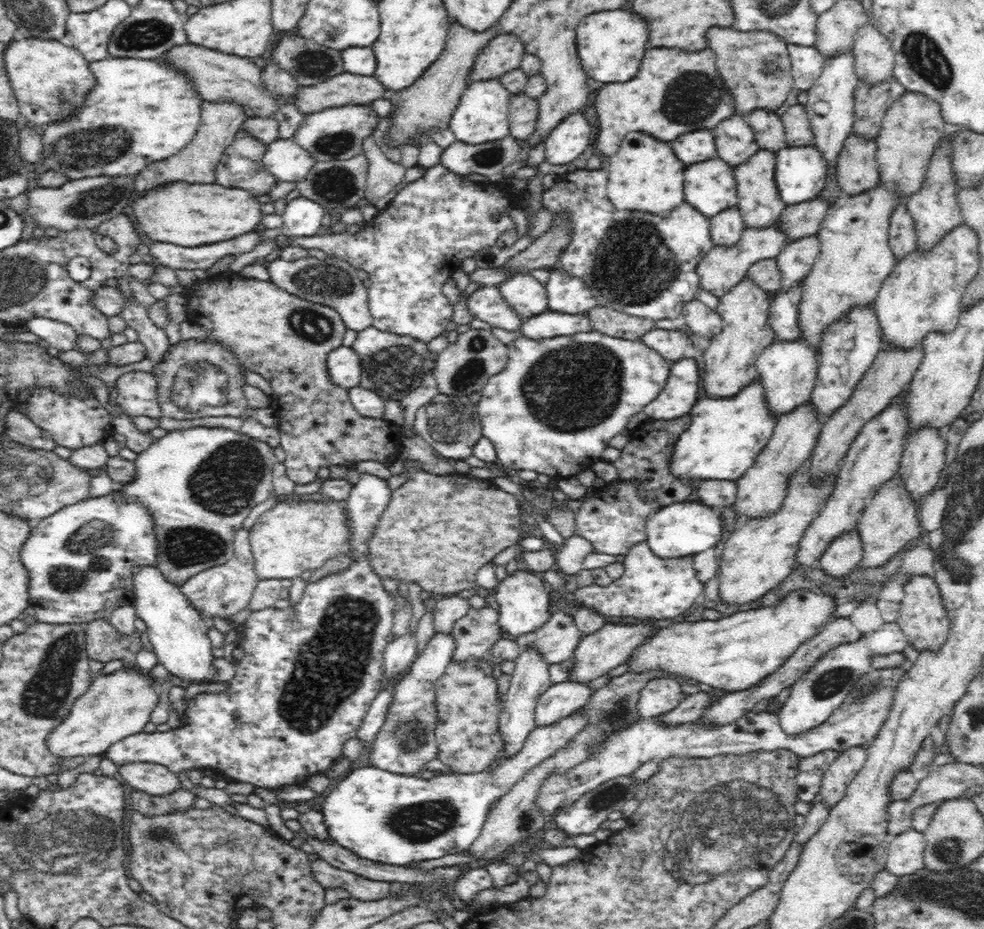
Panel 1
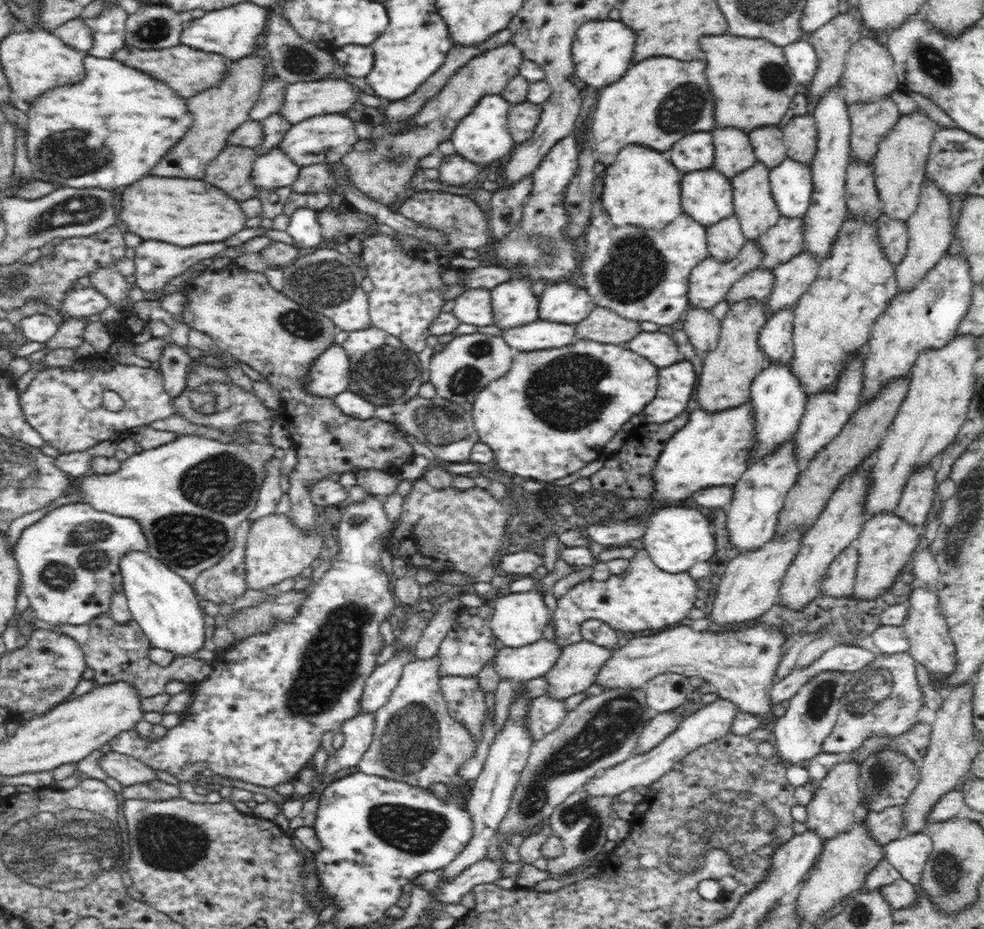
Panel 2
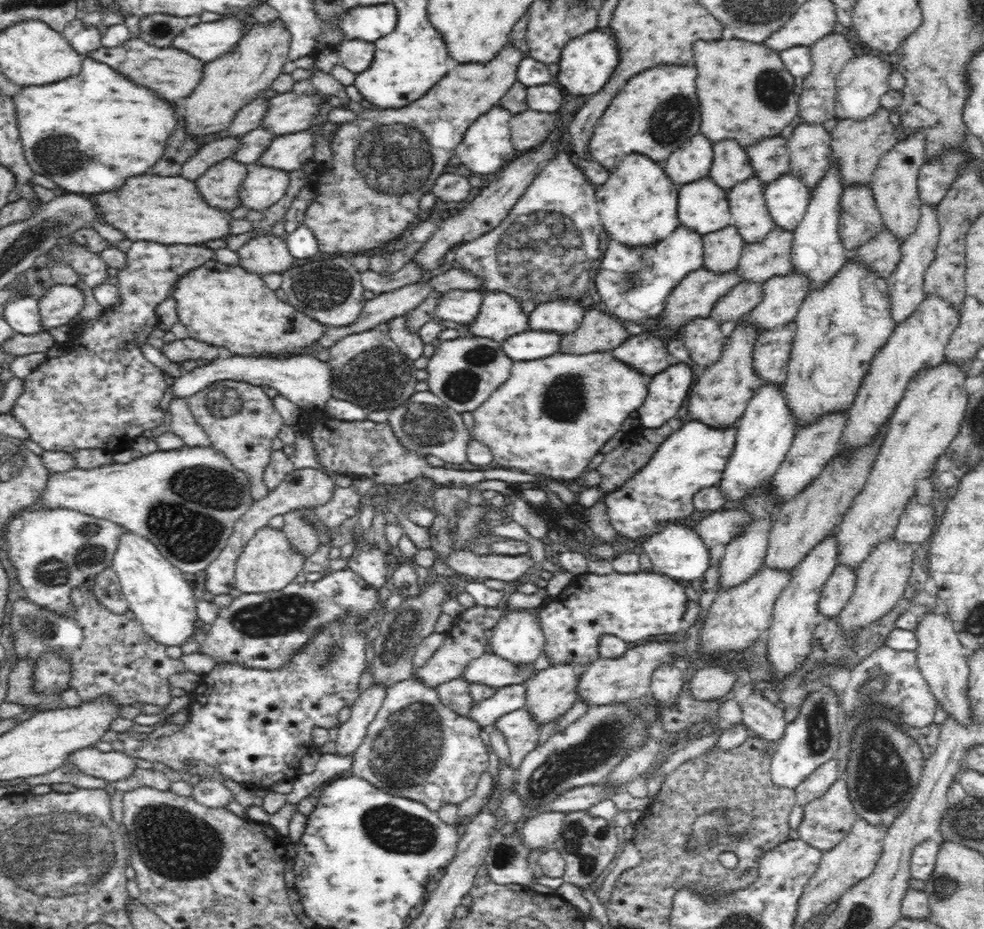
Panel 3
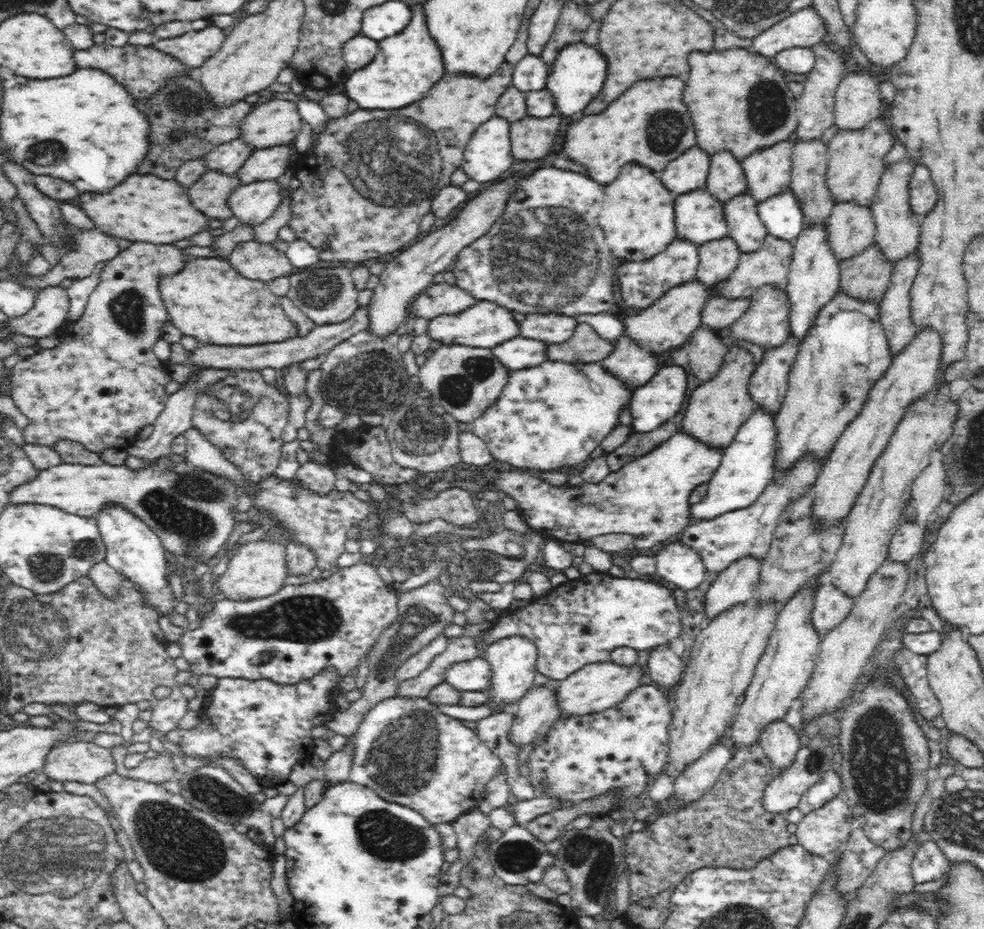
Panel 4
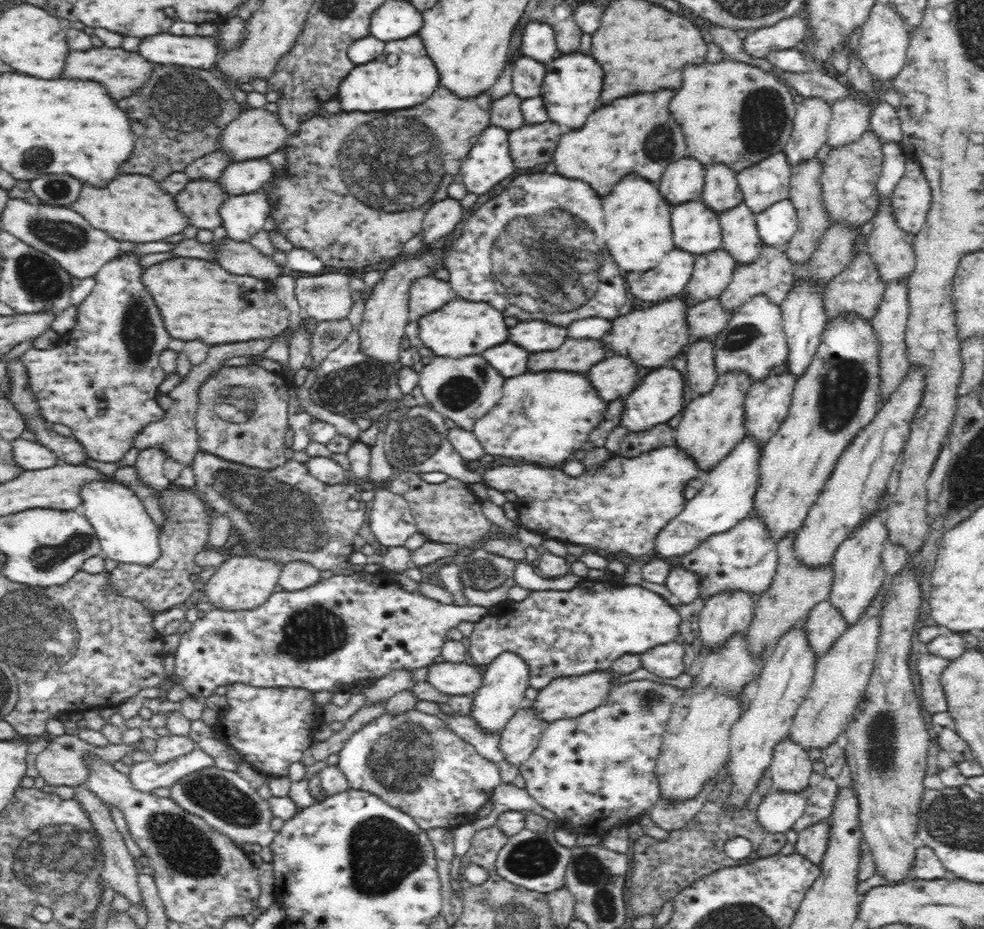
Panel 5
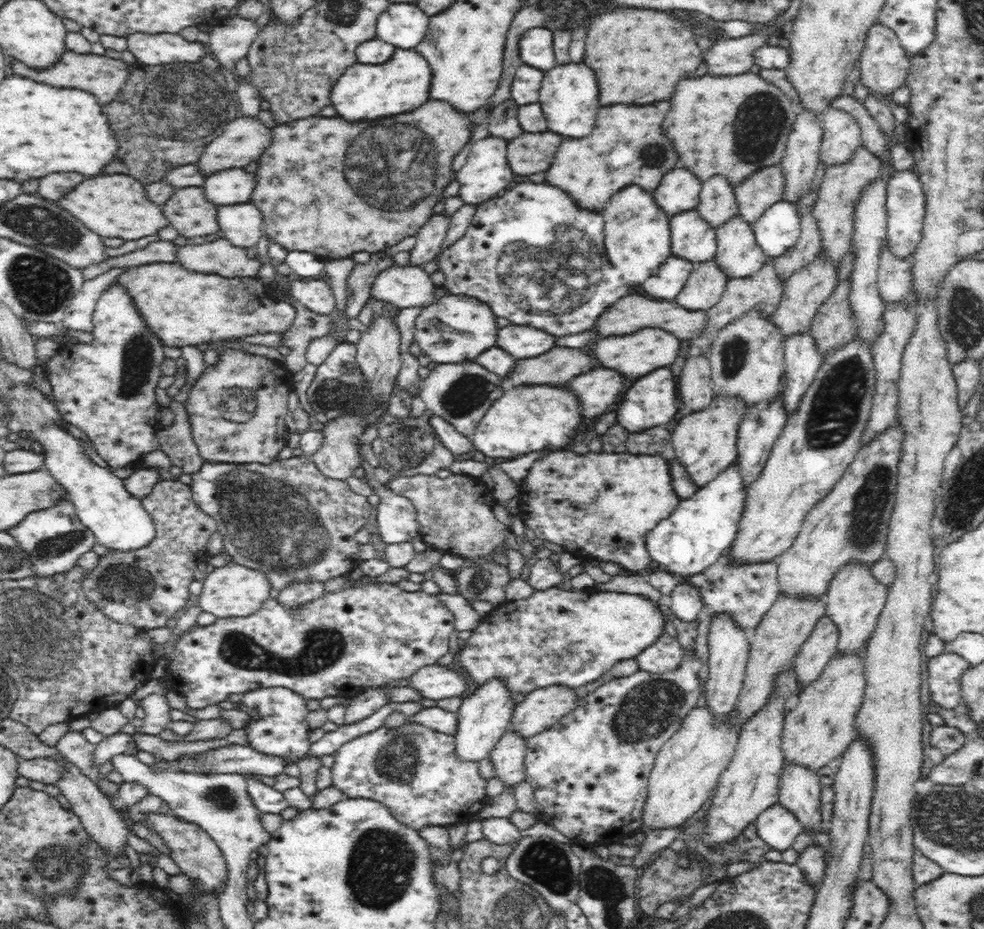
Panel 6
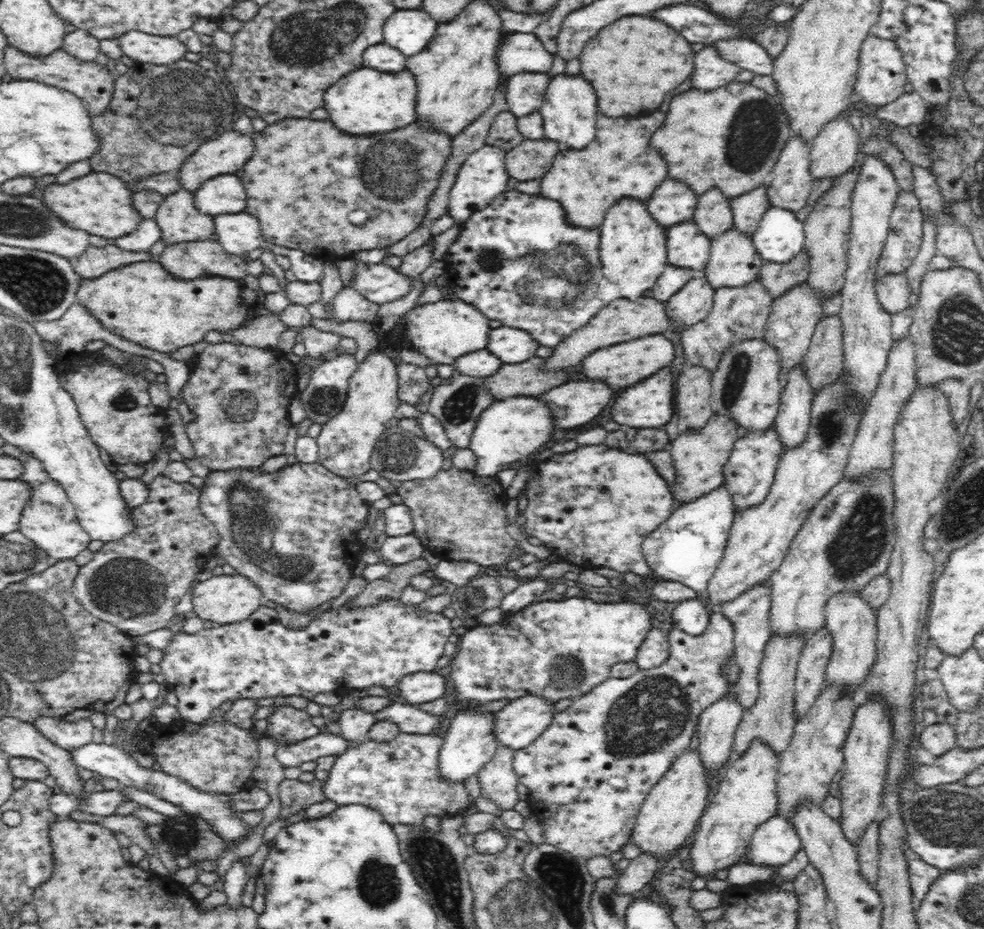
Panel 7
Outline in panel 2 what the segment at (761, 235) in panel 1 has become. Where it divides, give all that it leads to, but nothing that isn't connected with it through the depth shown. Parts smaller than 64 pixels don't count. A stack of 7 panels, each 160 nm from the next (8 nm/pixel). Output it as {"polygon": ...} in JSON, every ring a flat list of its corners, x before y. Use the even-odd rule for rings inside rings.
{"polygon":[[746,238,743,249,731,261,717,261,716,258,709,256,692,269,689,274,688,298,690,304,697,309,711,310,722,300,727,300,728,291,735,282,738,282,743,274,761,266,762,252,757,246,754,238]]}

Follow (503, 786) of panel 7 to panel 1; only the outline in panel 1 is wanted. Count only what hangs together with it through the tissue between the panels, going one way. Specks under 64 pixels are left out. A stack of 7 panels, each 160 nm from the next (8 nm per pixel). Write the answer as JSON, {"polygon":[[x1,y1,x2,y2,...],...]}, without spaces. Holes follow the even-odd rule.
{"polygon":[[606,622,592,634,584,635,573,651,572,662,570,662,569,680,586,684,594,678,606,675,611,670,623,664,633,653,633,650,640,646,645,639,650,638,657,628,648,622,619,623]]}

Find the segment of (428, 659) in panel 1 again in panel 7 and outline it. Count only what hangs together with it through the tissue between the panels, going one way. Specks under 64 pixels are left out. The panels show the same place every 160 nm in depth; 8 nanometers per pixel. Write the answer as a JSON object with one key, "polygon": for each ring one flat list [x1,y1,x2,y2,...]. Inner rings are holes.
{"polygon":[[398,734,389,742,367,740,362,744,354,745,342,754,336,755,336,760,329,772,328,780,323,783,325,798,338,806,364,805,377,810,386,822,392,825,422,825,426,816,440,818,454,817,464,814,472,806,471,798,465,781,462,784,446,783,438,776,437,762,444,739,432,734]]}

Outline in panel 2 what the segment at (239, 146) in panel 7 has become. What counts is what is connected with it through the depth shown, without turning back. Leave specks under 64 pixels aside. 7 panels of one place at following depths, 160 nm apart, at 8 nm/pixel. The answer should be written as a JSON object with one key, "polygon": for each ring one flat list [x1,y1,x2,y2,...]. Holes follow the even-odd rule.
{"polygon":[[345,78,288,84,281,116,291,125,320,114,344,113,364,92]]}

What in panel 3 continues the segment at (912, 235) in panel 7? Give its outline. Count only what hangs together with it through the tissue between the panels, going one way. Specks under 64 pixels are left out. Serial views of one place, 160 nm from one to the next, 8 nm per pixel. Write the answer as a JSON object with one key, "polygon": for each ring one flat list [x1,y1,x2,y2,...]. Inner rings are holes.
{"polygon":[[952,149,936,161,924,162,918,173,918,191,922,203,938,204,957,177,959,166,967,158]]}

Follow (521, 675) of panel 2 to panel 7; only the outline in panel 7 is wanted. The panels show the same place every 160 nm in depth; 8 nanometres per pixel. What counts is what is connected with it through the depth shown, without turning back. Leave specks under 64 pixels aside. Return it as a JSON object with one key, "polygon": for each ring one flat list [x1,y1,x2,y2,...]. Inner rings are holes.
{"polygon":[[436,671,404,676,397,685,400,696,409,704,432,702,444,698,447,694,447,679]]}

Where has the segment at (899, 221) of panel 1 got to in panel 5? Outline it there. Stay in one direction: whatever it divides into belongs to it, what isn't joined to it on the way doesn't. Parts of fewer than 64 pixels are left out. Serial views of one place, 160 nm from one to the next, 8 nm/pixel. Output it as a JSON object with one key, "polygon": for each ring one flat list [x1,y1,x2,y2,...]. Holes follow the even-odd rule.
{"polygon":[[868,252,857,254,855,261,844,268,840,274,824,286,823,301,826,309,827,320,838,316,838,314,848,314,853,312,861,316,864,320,870,320,883,301,883,294,887,284,881,280,877,266,873,263]]}

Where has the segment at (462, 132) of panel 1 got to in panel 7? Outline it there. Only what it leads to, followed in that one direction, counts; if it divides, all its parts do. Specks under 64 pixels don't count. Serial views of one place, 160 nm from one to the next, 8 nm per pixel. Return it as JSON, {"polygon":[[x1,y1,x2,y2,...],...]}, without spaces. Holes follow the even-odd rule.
{"polygon":[[486,144,472,152,465,159,456,176,455,184,449,192,449,216,455,222,464,222,471,214,488,206,499,194,506,192,513,185,505,167,506,150,499,146]]}

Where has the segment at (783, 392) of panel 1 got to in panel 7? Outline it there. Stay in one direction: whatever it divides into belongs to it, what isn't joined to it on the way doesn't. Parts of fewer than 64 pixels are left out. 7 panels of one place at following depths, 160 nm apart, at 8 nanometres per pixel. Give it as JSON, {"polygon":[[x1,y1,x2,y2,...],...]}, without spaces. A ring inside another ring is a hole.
{"polygon":[[723,483,694,502,684,502,678,506,668,521,648,534,641,544,642,554,651,572,662,580,676,580,694,588,696,598,706,608,708,618,716,609,710,602,707,584,725,552,736,513,732,493]]}

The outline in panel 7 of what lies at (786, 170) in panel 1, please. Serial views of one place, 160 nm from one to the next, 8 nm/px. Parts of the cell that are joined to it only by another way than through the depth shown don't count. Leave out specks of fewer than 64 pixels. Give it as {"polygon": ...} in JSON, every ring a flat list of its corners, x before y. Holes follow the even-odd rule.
{"polygon":[[771,206,751,234,762,260,786,264,805,248,805,230,794,211]]}

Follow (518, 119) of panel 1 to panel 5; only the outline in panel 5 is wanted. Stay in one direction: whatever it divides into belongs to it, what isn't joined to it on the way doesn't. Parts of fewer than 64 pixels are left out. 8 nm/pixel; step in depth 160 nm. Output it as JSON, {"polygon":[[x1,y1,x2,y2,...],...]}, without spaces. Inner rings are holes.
{"polygon":[[550,120,539,125,529,125,524,122,522,126,514,130,508,130,509,153,514,166,526,170,526,168,534,168,538,164,552,162,556,144,559,144,560,132,562,132,560,126]]}

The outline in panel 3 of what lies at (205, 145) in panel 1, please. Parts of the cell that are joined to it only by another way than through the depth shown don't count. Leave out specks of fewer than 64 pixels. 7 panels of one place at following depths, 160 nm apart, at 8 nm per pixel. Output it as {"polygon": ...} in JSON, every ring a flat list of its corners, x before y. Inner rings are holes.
{"polygon":[[282,22,260,23,241,36,240,42,228,55,207,62,198,86,180,100,192,135,213,135,224,131,236,113,252,100,270,92,270,86,289,61,291,34]]}

